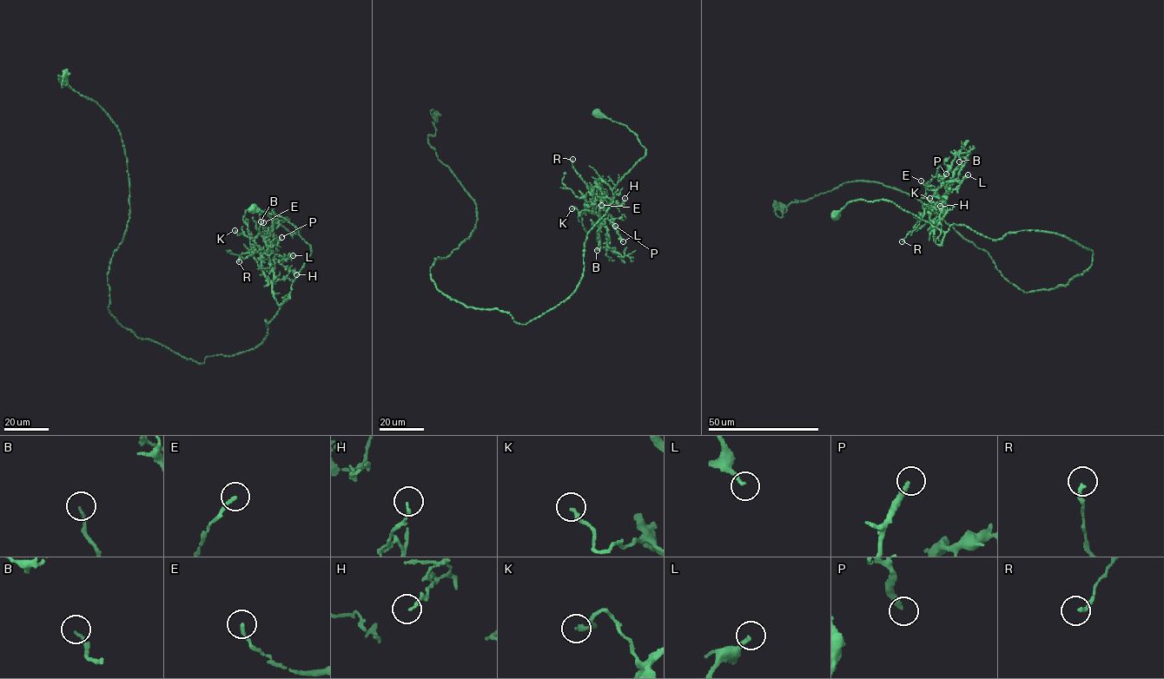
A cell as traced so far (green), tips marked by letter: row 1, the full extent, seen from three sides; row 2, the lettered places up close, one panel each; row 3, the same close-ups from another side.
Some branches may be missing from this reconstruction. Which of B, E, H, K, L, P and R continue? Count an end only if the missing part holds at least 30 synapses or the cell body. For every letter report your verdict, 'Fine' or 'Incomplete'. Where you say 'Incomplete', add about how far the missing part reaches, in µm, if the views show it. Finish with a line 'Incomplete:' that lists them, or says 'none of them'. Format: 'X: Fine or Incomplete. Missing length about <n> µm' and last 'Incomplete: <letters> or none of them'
B: Fine
E: Fine
H: Fine
K: Fine
L: Incomplete. Missing length about 15 µm
P: Incomplete. Missing length about 20 µm
R: Fine
Incomplete: L, P

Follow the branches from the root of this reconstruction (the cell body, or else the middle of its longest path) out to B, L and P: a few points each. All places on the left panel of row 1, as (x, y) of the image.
B: (253, 207), (284, 218), (310, 246), (311, 254), (280, 304), (273, 294), (274, 271), (261, 221)
L: (253, 207), (284, 218), (310, 246), (311, 254), (280, 304), (273, 294), (267, 252), (284, 259), (293, 255)
P: (253, 207), (284, 218), (310, 246), (311, 254), (280, 304), (273, 294), (267, 253), (281, 237)

